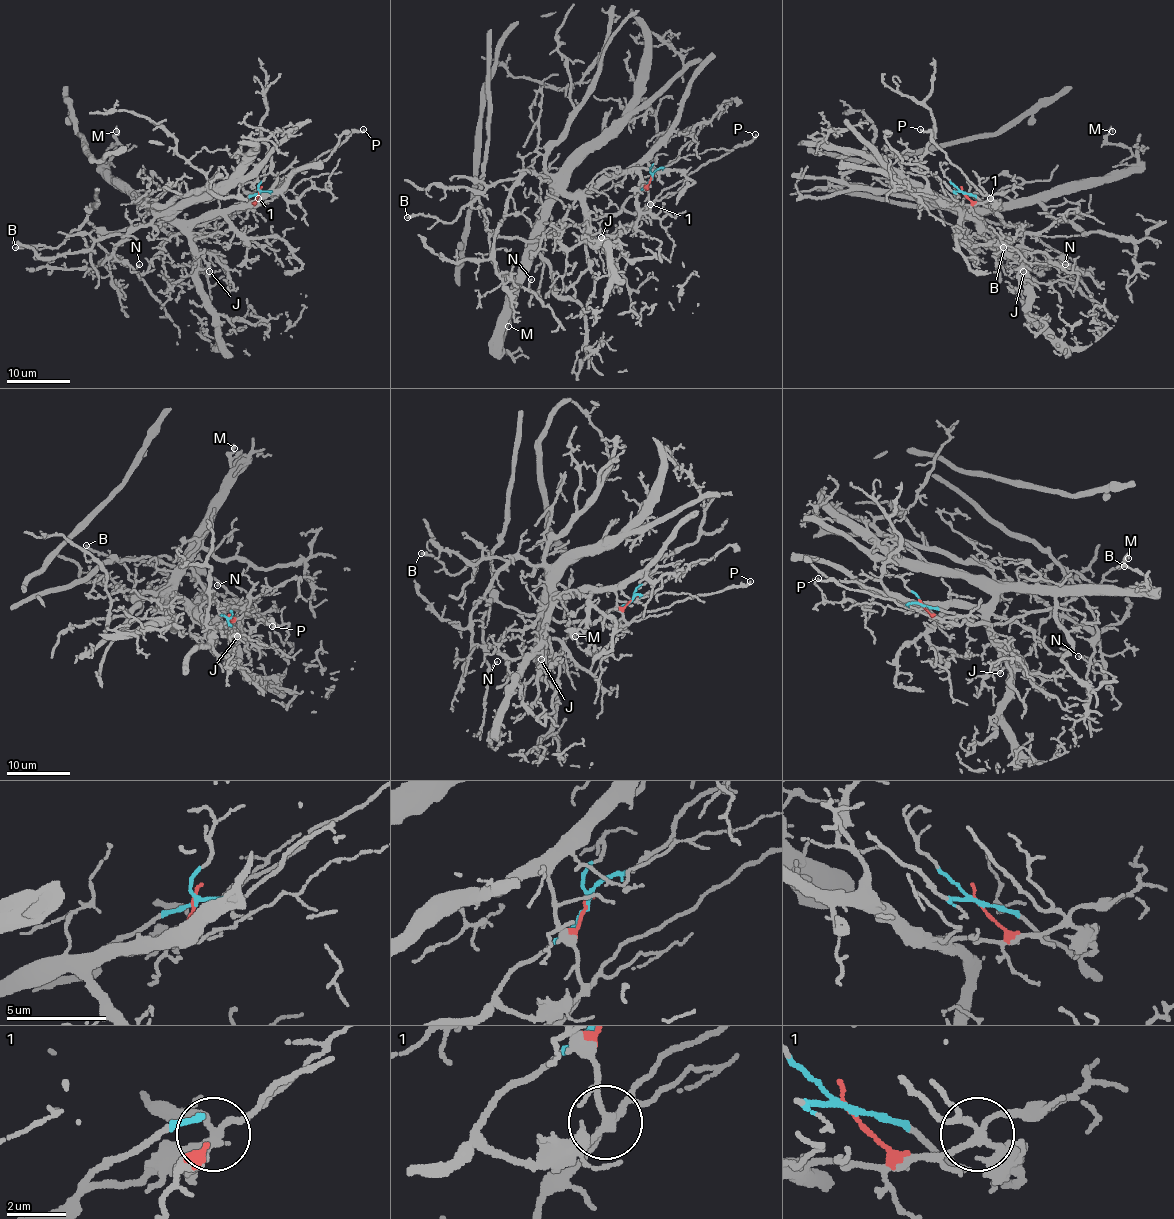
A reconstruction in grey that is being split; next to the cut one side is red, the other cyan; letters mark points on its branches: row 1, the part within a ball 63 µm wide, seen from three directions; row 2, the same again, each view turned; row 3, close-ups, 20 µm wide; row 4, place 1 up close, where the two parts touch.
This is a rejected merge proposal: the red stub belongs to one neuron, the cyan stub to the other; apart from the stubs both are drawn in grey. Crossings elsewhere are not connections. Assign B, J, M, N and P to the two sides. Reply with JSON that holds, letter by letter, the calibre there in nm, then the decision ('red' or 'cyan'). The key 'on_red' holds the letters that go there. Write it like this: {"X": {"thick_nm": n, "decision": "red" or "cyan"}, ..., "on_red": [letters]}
{"B": {"thick_nm": 240, "decision": "cyan"}, "J": {"thick_nm": 90, "decision": "red"}, "M": {"thick_nm": 140, "decision": "red"}, "N": {"thick_nm": 110, "decision": "cyan"}, "P": {"thick_nm": 170, "decision": "cyan"}, "on_red": ["J", "M"]}

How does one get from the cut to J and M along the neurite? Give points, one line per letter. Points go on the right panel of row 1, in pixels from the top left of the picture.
J: (963, 192), (971, 203), (955, 207), (966, 211), (1023, 272)
M: (963, 192), (971, 203), (955, 207), (978, 221), (985, 211), (1126, 173), (1137, 157), (1109, 143), (1112, 132)

